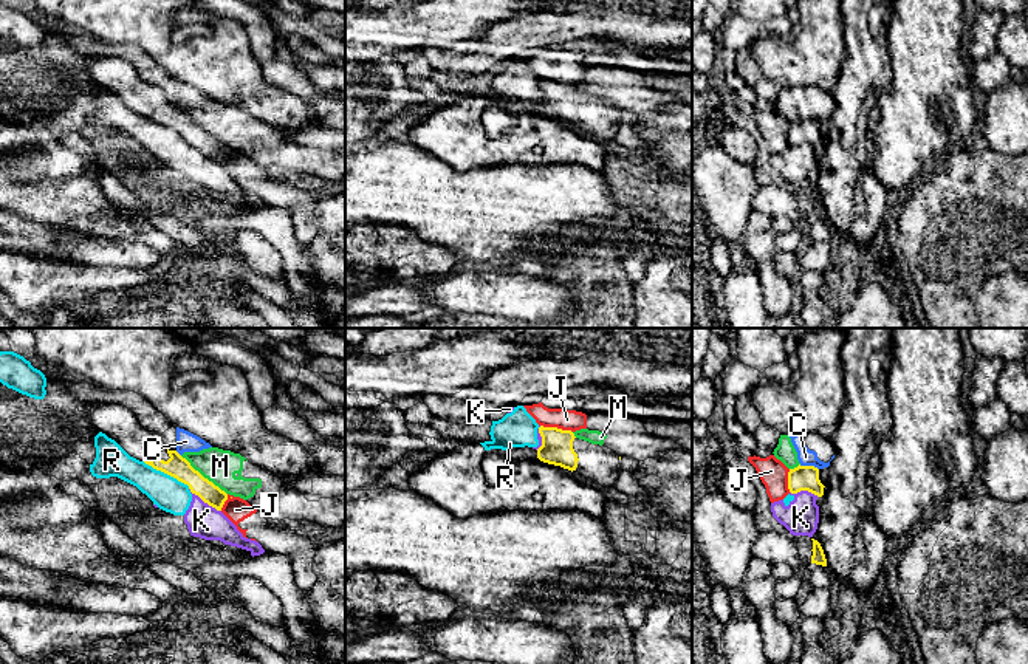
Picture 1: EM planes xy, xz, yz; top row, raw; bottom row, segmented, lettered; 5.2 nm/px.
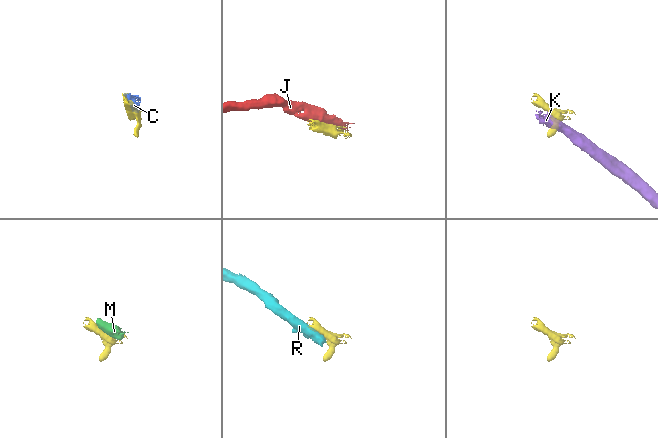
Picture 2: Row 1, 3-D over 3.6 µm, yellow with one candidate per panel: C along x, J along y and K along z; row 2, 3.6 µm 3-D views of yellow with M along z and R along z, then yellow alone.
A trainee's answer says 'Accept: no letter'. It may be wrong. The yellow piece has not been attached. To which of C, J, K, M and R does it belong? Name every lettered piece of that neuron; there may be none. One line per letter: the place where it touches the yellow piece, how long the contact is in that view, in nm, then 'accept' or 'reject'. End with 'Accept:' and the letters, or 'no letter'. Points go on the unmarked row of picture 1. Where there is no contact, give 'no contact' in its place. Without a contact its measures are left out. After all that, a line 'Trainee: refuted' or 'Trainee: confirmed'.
C: yz (808, 119) | 110 nm | reject
J: xz (556, 81) | 170 nm | reject
K: xy (205, 155) | 200 nm | reject
M: xy (202, 129) | 320 nm | reject
R: xy (166, 126) | 280 nm | reject
Accept: no letter
Trainee: confirmed

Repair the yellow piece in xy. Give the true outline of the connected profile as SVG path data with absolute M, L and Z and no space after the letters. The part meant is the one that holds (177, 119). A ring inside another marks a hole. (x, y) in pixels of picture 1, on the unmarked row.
M91 57L88 63L96 82L115 93L130 110L187 138L192 147L221 164L228 147L195 124L176 104L169 104L163 91L146 84L127 60Z

